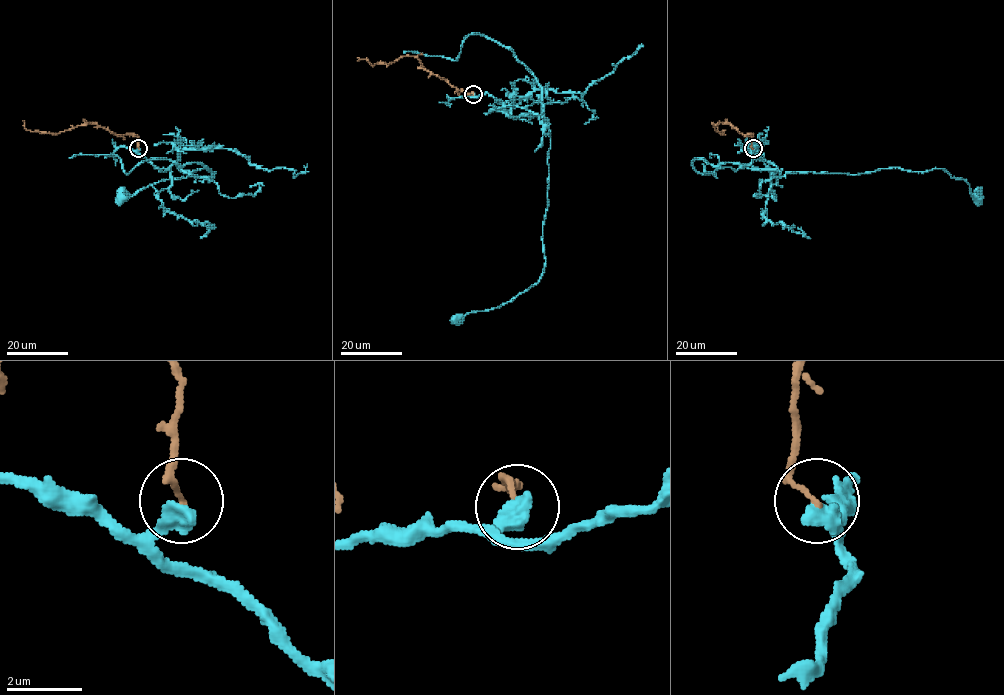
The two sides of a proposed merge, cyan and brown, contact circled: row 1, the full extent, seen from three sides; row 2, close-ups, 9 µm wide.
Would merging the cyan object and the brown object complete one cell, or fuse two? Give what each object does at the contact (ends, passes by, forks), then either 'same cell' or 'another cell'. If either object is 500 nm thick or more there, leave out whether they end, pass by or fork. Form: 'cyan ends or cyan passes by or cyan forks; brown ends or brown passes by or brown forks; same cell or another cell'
another cell

